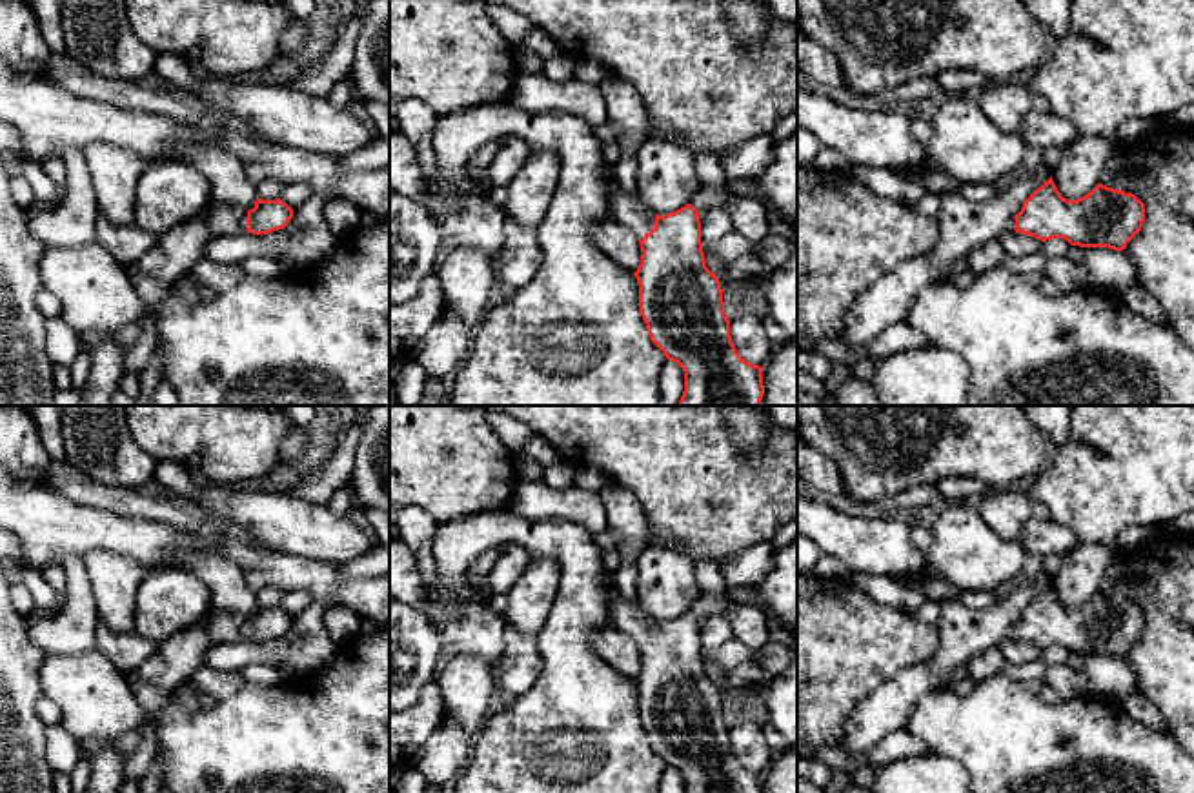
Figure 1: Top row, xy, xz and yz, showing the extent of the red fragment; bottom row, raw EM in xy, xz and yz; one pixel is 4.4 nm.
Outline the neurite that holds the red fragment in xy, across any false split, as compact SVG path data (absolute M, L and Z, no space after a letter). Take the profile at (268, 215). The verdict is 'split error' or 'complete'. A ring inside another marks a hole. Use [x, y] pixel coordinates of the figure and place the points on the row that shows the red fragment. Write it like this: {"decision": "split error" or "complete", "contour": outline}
{"decision": "split error", "contour": "M257 196L255 207L246 211L220 200L213 200L207 207L207 226L215 236L228 235L268 235L284 229L293 218L293 209L277 200L262 200Z"}

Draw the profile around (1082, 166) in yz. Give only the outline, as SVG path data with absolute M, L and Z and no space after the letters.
M1078 136L1063 149L1059 166L1052 171L1052 180L1067 200L1088 195L1103 176L1112 156L1114 142L1101 136Z

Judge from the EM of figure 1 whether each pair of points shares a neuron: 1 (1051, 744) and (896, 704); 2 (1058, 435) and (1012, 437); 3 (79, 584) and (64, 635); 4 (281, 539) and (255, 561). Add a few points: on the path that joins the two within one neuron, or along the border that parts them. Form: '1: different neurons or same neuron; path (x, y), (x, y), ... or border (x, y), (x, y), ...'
1: different neurons; border (947, 684), (927, 692), (903, 726)
2: different neurons; border (1034, 424), (1047, 437)
3: same neuron; path (79, 597), (79, 613), (71, 622)
4: different neurons; border (250, 539), (277, 552), (306, 555), (310, 559)

